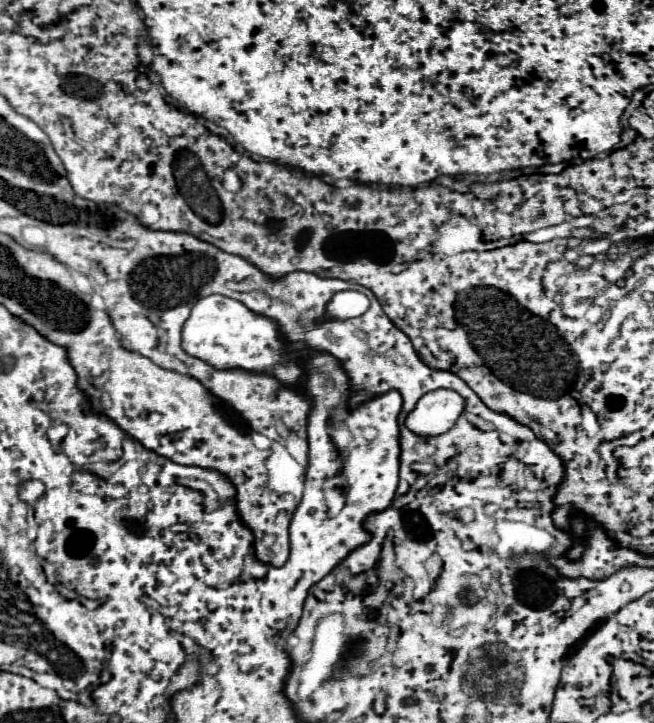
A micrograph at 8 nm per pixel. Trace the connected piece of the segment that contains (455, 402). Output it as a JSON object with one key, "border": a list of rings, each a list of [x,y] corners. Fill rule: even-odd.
{"border":[[[438,389],[426,393],[418,401],[416,409],[406,419],[406,427],[424,437],[440,435],[452,429],[462,411],[464,411],[464,399],[458,393]]]}

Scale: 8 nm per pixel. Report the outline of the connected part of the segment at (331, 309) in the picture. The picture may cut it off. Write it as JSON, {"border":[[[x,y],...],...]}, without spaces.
{"border":[[[340,291],[328,303],[328,315],[334,319],[350,319],[362,315],[370,307],[370,301],[364,293],[358,291]]]}

